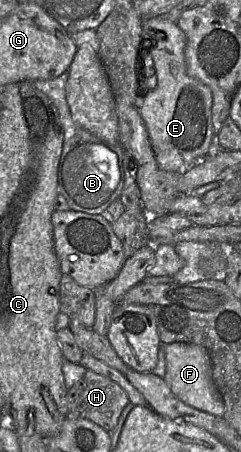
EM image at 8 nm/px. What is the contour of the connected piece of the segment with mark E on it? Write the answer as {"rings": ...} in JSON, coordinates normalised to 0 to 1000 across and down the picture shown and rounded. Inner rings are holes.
{"rings":[[[643,35],[593,44],[581,95],[585,148],[614,146],[614,190],[589,217],[573,210],[581,254],[610,283],[651,361],[685,376],[755,383],[863,343],[892,290],[880,270],[884,210],[876,197],[776,162],[768,135],[772,77],[734,49]],[[598,82],[622,88],[593,102]]]}

